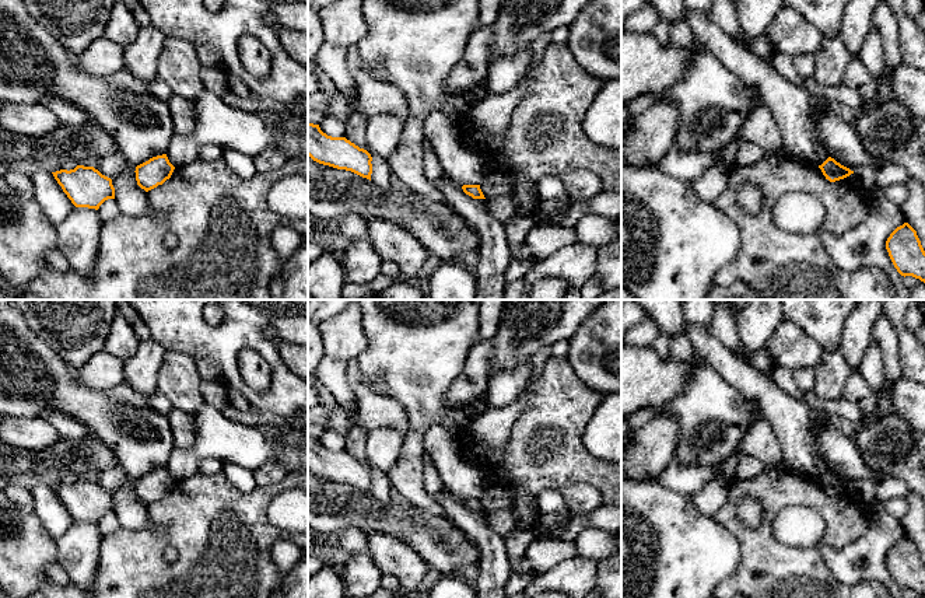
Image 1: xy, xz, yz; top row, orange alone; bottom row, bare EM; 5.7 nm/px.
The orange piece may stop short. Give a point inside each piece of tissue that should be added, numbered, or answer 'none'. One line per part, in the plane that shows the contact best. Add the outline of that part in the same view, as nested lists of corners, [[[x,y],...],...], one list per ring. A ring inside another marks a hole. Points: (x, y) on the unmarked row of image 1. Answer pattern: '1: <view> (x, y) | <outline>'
none

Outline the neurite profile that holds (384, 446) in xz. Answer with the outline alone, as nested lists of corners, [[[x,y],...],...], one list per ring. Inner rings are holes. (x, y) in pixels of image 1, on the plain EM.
[[[393,427],[369,430],[365,443],[368,462],[388,472],[399,459],[404,434]]]

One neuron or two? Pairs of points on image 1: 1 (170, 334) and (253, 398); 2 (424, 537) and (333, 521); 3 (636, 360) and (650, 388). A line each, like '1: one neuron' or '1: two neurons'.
1: one neuron
2: one neuron
3: one neuron

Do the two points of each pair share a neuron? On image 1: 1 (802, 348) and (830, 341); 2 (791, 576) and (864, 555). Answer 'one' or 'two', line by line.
1: two
2: two

